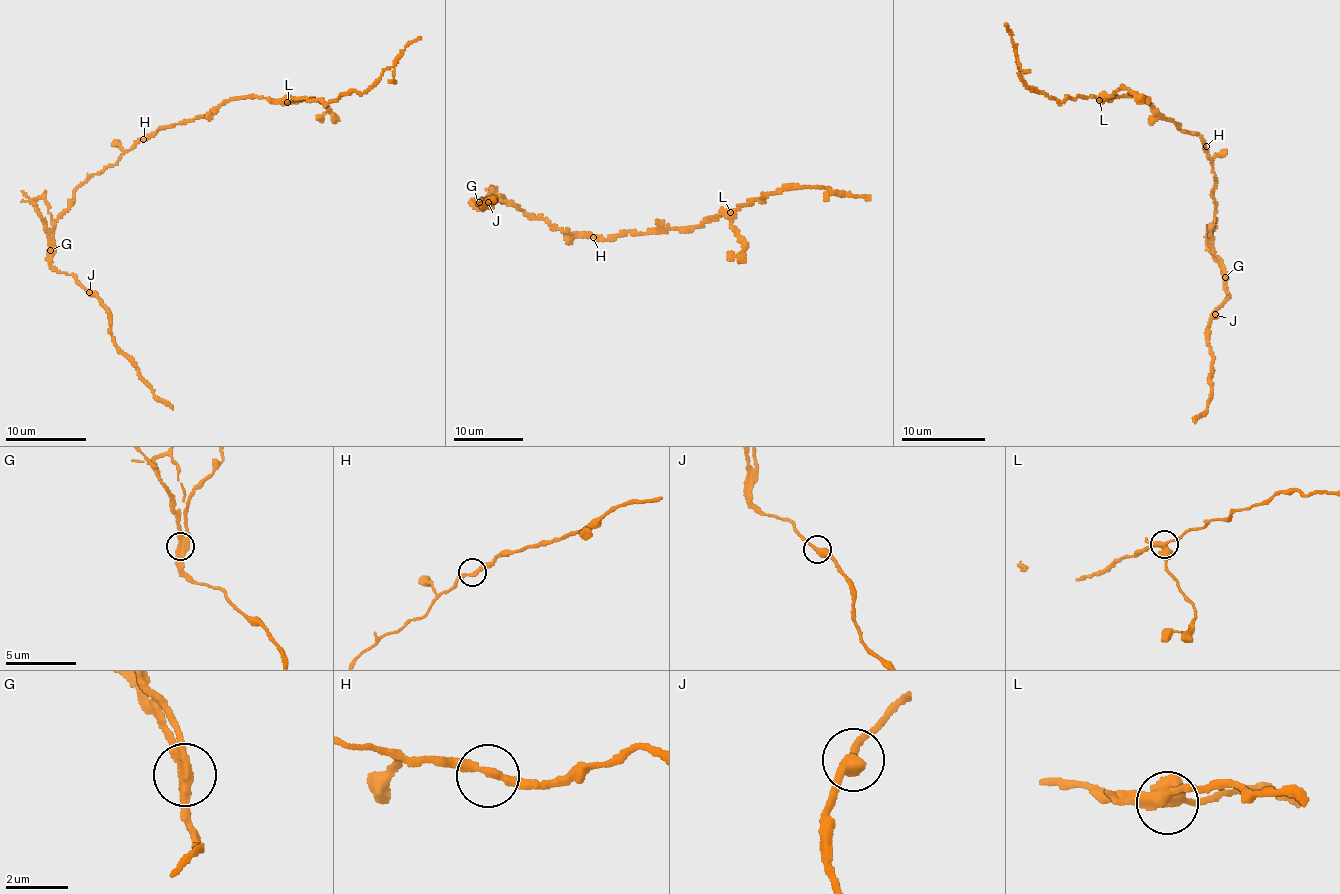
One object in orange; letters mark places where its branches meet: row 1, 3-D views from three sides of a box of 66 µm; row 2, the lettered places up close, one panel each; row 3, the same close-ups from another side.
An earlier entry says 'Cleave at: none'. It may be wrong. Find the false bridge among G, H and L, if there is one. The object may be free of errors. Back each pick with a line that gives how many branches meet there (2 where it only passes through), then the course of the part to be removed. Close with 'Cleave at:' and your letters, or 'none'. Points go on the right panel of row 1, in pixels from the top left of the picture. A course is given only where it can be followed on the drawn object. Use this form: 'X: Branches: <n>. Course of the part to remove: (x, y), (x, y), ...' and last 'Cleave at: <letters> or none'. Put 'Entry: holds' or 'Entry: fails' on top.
Entry: fails
G: Branches: 2. Course of the part to remove: (1224, 277), (1224, 289), (1229, 297), (1218, 306), (1208, 322), (1211, 396), (1195, 423)
Cleave at: G

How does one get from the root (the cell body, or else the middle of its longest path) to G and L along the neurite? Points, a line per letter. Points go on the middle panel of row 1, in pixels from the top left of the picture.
G: (592, 235), (557, 230), (543, 219), (532, 217), (513, 204), (500, 200), (488, 204), (479, 202)
L: (592, 235), (606, 239), (626, 232), (638, 235), (699, 227), (709, 218), (730, 212)

